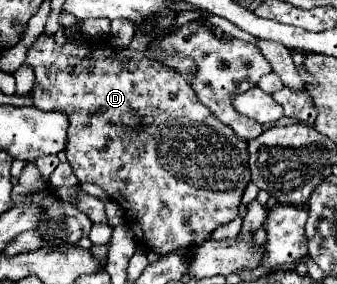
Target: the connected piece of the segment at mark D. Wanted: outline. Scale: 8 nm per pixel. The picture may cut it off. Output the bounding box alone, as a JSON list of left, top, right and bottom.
[26,36,250,256]

